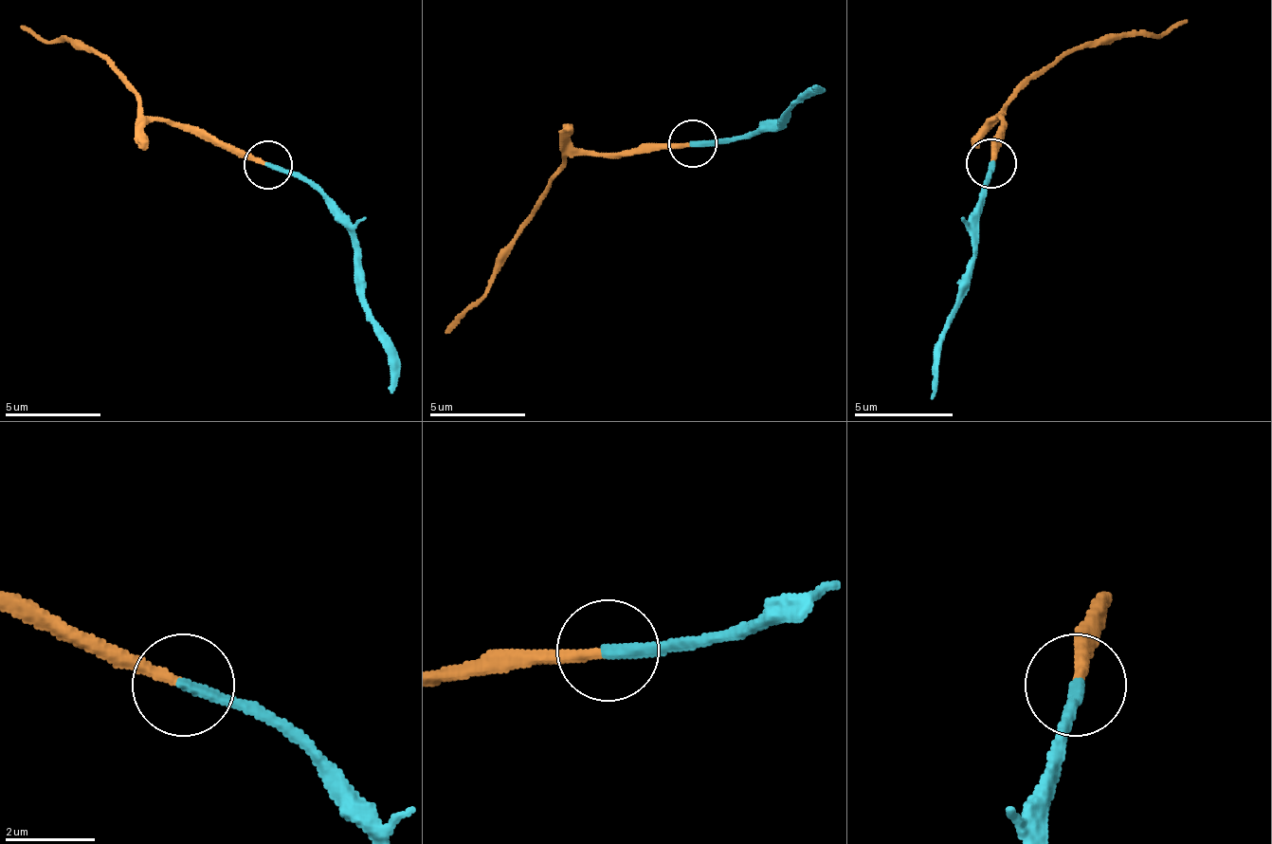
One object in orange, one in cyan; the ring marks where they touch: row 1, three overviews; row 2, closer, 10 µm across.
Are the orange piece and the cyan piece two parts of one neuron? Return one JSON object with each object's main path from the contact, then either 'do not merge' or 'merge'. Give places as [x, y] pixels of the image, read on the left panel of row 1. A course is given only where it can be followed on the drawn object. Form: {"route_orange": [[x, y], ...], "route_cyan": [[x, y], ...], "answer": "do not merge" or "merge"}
{"route_orange": [[269, 163], [144, 111], [96, 53], [67, 39], [33, 39], [19, 25]], "route_cyan": [[269, 163], [298, 174], [351, 235], [360, 293], [389, 356], [393, 394]], "answer": "merge"}

